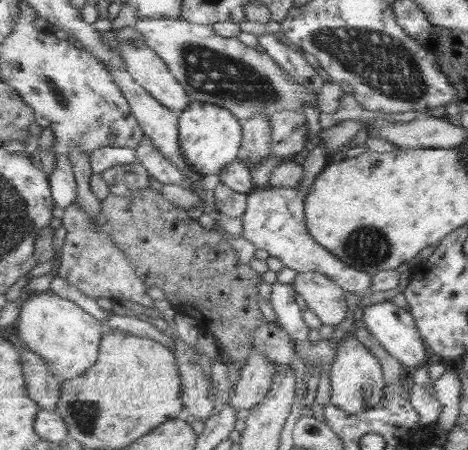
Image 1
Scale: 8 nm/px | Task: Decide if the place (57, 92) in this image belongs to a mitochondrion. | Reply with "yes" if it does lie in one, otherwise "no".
yes

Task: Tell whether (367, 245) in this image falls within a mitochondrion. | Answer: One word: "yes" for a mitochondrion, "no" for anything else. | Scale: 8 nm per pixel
yes

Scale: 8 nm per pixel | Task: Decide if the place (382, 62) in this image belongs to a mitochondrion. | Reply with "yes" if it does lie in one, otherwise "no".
yes

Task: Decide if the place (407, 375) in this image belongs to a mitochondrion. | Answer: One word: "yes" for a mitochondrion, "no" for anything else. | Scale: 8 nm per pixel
no

